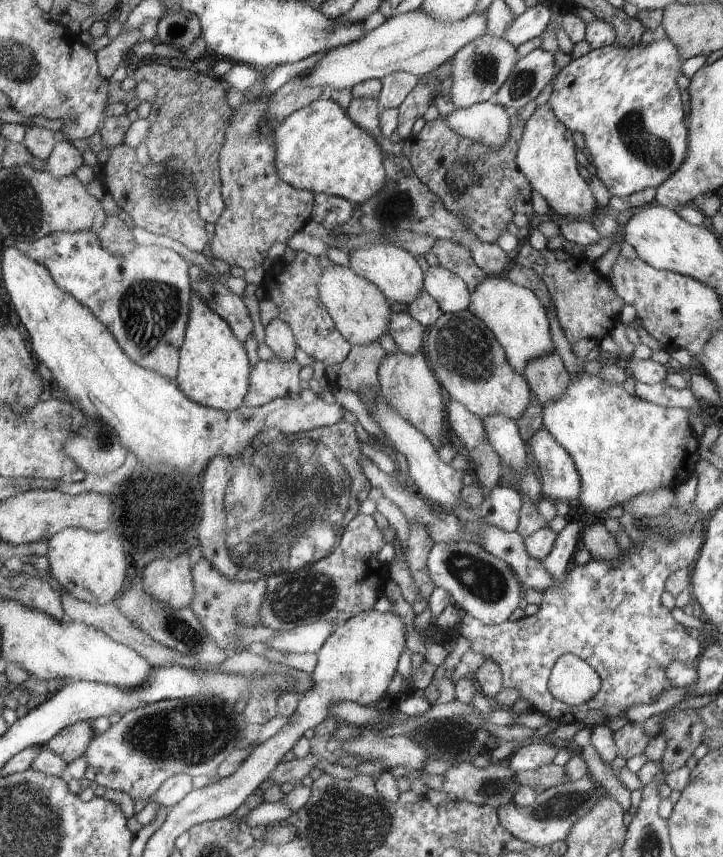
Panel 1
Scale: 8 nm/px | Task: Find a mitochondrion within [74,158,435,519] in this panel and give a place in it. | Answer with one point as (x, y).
(148, 310)

